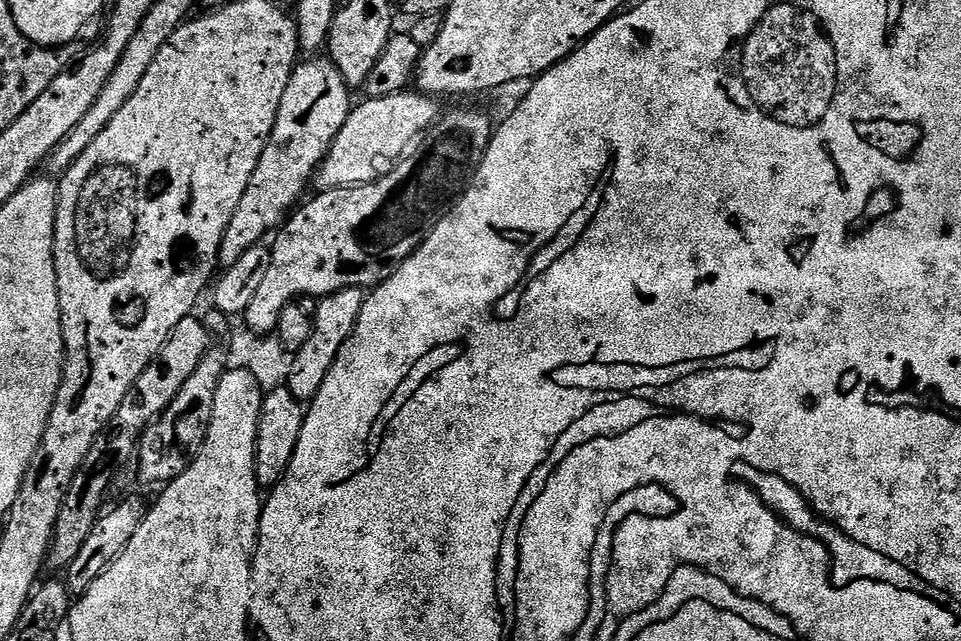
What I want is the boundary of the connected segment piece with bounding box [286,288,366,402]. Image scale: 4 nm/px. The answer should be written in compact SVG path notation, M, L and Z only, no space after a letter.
M347 288L323 297L316 309L314 334L310 334L310 342L302 346L292 357L292 369L286 386L301 402L311 402L318 394L322 382L326 382L326 374L330 374L330 366L334 366L334 358L338 358L338 350L352 337L354 326L358 322L358 314L362 314L362 306L366 299L365 289Z

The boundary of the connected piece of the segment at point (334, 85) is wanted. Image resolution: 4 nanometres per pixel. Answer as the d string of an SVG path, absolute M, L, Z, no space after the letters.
M308 58L297 63L292 72L292 81L286 86L286 94L282 94L282 102L278 106L278 118L274 122L274 130L268 139L266 150L262 150L262 158L258 158L258 166L246 186L246 194L242 194L242 202L238 202L238 210L234 210L234 218L230 218L230 226L226 226L226 234L222 238L219 263L224 268L234 266L246 250L257 247L264 235L275 233L292 215L294 209L305 199L304 191L315 181L320 163L328 157L334 140L346 126L346 118L354 107L353 93L342 78L338 66L327 58Z

